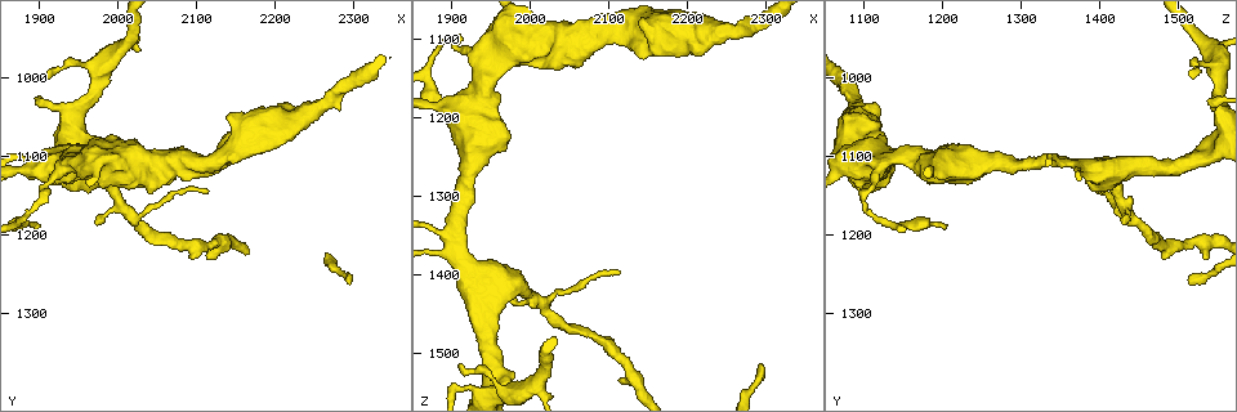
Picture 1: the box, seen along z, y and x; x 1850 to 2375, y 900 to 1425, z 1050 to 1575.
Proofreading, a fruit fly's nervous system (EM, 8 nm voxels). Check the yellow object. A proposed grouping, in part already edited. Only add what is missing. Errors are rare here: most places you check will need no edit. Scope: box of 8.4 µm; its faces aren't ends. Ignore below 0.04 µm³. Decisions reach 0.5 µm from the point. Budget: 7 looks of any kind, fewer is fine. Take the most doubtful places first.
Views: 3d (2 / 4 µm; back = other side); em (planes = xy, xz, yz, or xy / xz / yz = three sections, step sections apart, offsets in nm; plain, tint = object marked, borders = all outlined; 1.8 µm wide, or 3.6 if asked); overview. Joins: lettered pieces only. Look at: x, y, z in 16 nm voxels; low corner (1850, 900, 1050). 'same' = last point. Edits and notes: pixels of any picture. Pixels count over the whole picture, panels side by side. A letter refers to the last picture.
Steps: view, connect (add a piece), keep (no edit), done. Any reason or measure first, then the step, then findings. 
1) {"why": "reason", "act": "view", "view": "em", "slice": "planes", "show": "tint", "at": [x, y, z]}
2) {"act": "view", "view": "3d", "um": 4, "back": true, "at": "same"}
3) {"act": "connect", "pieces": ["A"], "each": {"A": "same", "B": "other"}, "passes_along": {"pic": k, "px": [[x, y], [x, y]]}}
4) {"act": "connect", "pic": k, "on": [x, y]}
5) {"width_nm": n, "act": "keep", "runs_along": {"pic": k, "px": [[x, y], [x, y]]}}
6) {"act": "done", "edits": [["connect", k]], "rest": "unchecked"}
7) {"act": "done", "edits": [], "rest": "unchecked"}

{"act": "view", "view": "3d", "um": 2, "at": [1900, 1185, 1205]}

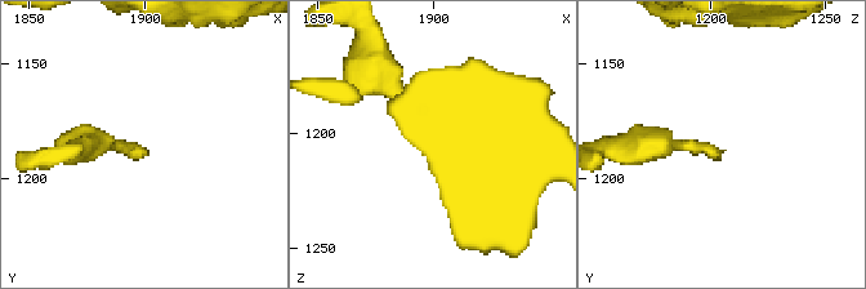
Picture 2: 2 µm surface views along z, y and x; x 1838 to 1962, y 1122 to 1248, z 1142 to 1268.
{"act": "view", "view": "em", "slice": "xy", "step": 4, "show": "borders", "at": [1899, 1187, 1205]}

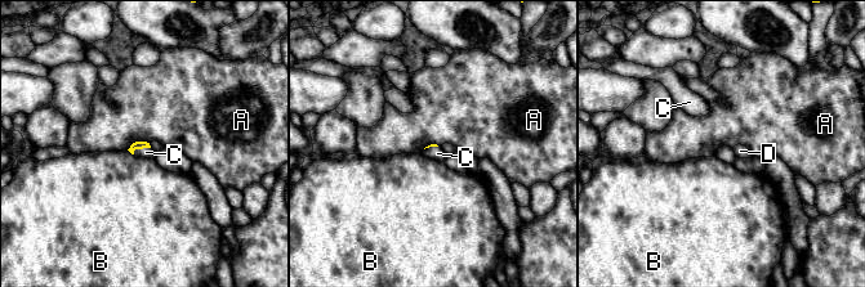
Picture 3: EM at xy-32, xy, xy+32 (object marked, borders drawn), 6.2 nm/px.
{"act": "view", "view": "em", "slice": "planes", "show": "borders", "at": "same"}

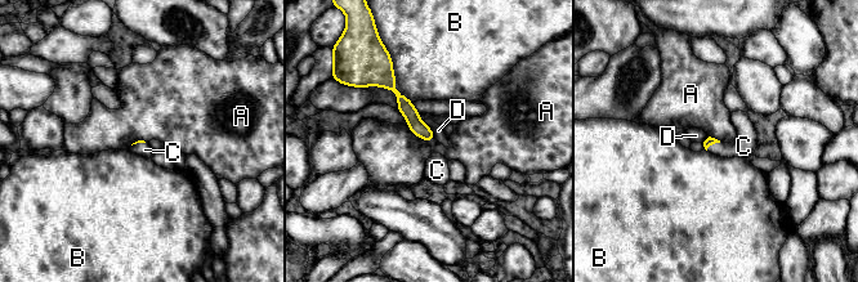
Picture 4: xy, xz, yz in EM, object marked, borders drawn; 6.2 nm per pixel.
{"longest_contact_nm": ["B", 320], "act": "keep", "each": {"A": "other", "B": "other", "C": "other", "D": "other"}, "border": {"pic": 4, "px": [[407, 124], [412, 133], [433, 142]]}, "found": "none of them fits"}

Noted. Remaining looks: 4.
{"why": "sharp bend", "act": "view", "view": "3d", "um": 2, "at": [1920, 1125, 1115]}

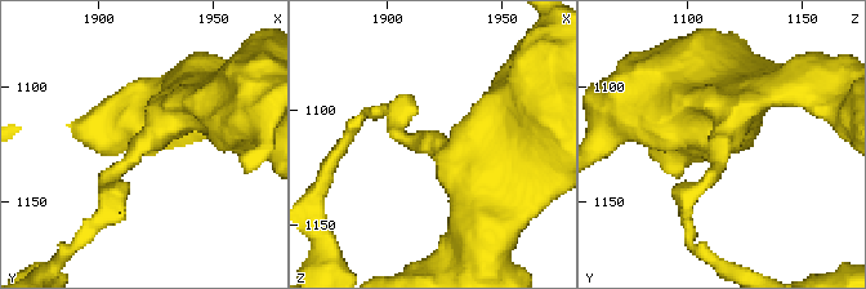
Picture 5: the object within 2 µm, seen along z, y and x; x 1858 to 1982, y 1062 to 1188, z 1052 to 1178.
{"why": "shape alone is not enough", "act": "view", "view": "em", "slice": "planes", "show": "borders", "at": [1917, 1126, 1114]}

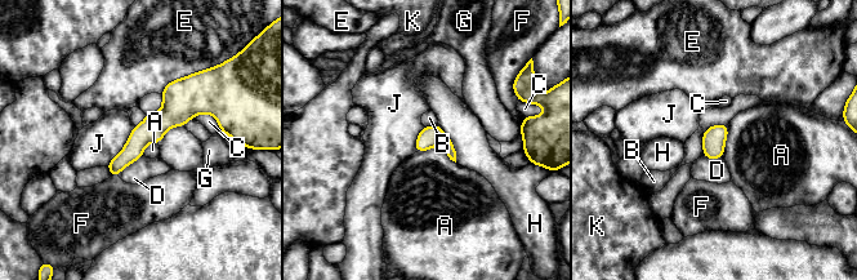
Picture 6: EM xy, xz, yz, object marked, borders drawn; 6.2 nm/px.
{"longest_contact_nm": ["J", 320], "act": "keep", "each": {"A": "other", "B": "other", "C": "other", "D": "other", "E": "other", "F": "other", "G": "other", "H": "other", "J": "other", "K": "other"}, "found": "none of them fits"}

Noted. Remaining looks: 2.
{"why": "sudden change in width", "act": "view", "view": "em", "um": 3.6, "slice": "planes", "show": "tint", "at": [2220, 1050, 1090]}

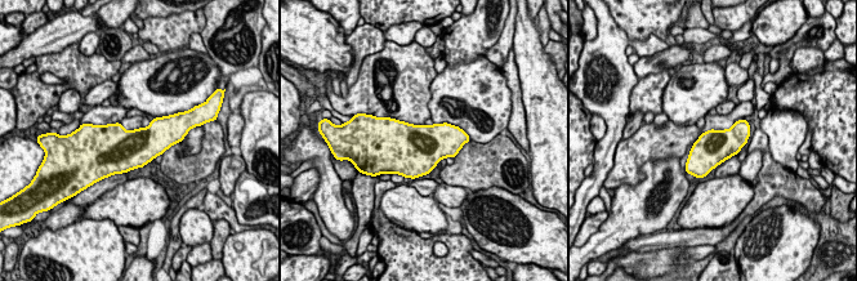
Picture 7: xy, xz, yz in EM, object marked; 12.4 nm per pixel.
{"act": "view", "view": "em", "um": 3.6, "slice": "planes", "show": "borders", "at": "same"}

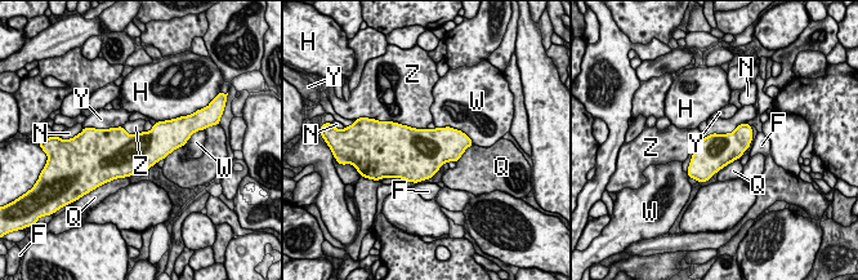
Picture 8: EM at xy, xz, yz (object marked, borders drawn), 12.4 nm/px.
{"width_nm": 440, "act": "keep", "each": {"F": "other", "H": "other", "N": "other", "Q": "other", "W": "other", "Y": "other", "Z": "other"}, "border": {"pic": 8, "px": [[746, 121], [707, 134], [696, 147]]}, "found": "no lettered piece goes on from it"}

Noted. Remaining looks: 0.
{"act": "done", "edits": [], "rest": "unchecked"}

